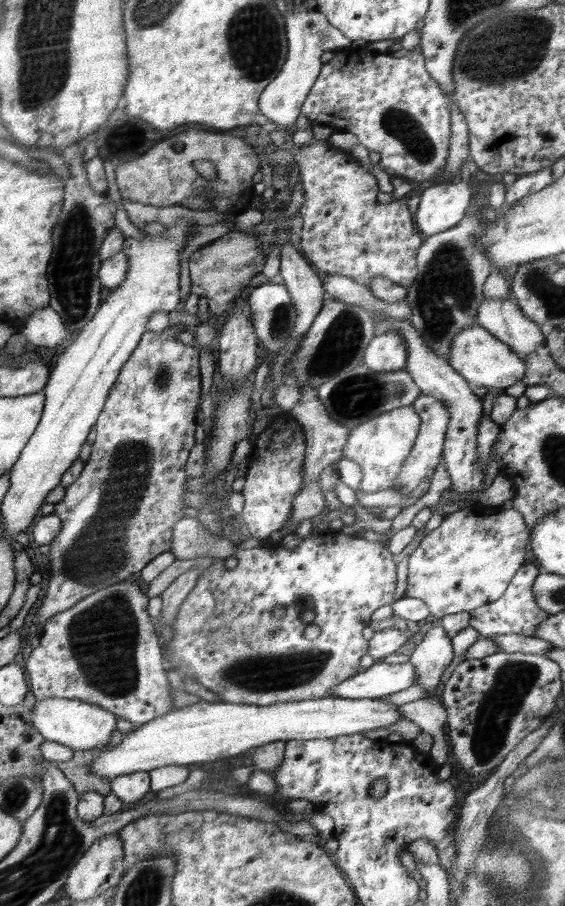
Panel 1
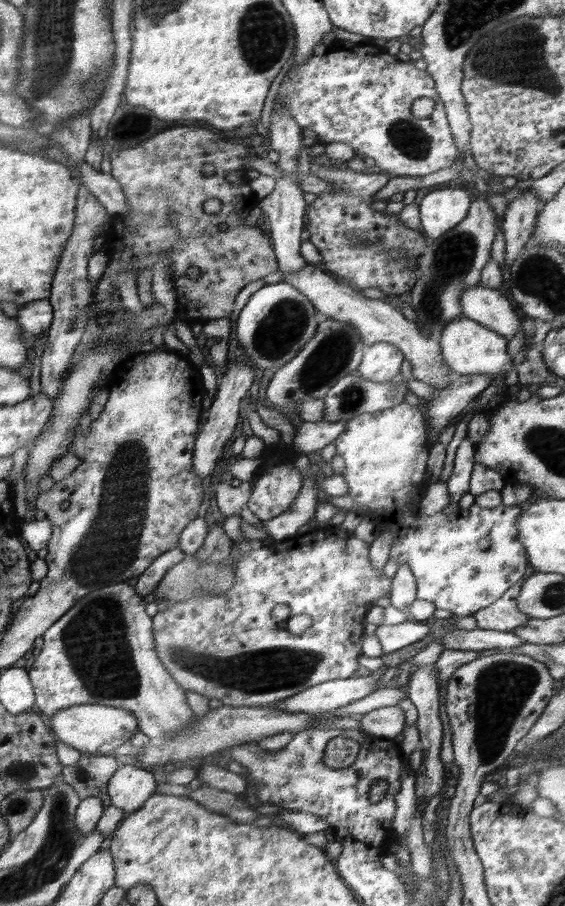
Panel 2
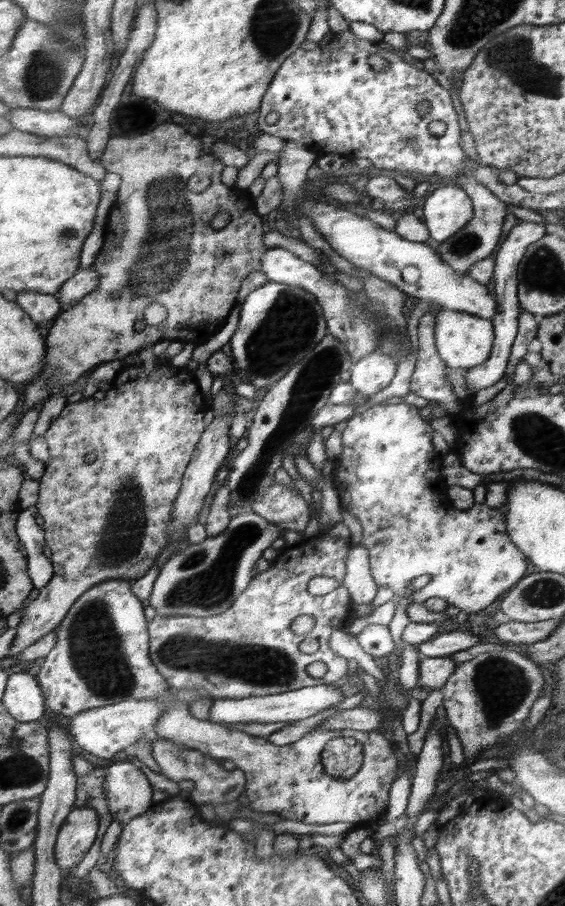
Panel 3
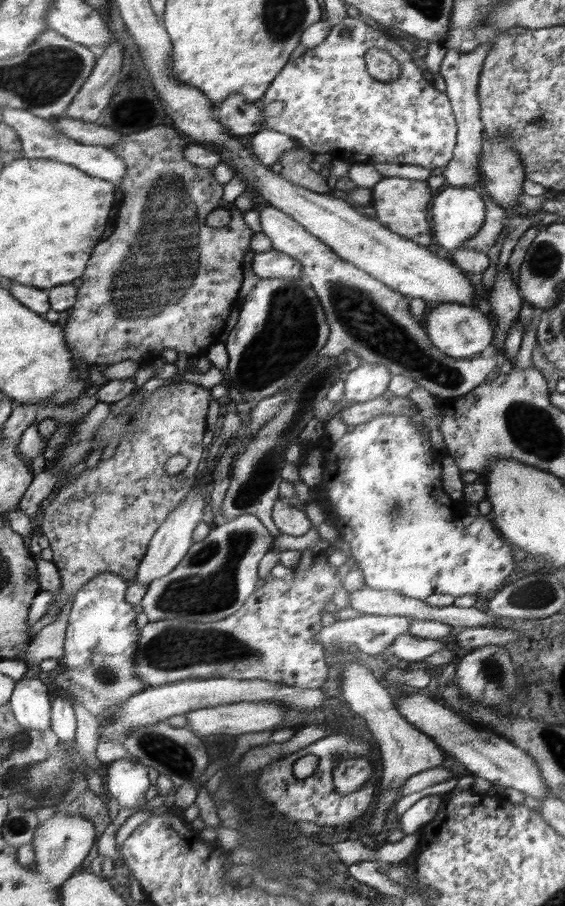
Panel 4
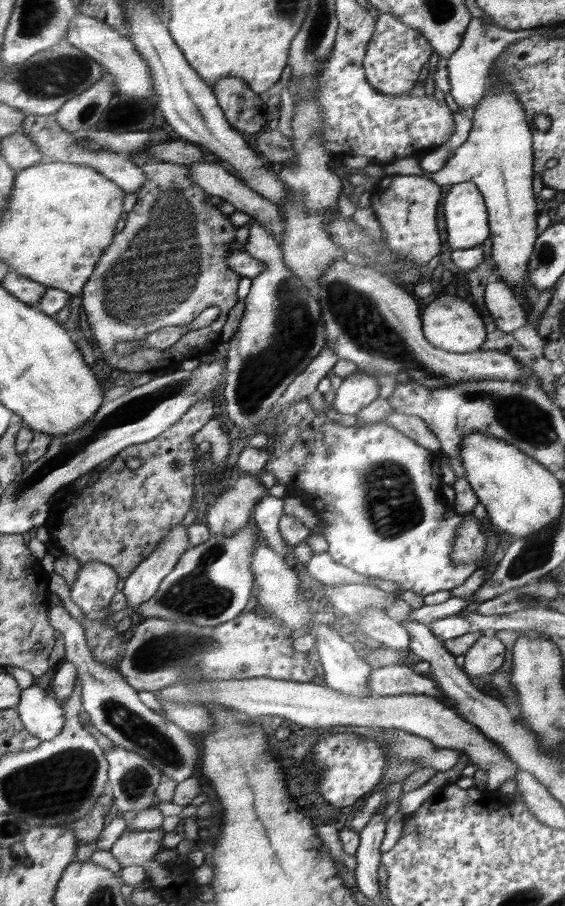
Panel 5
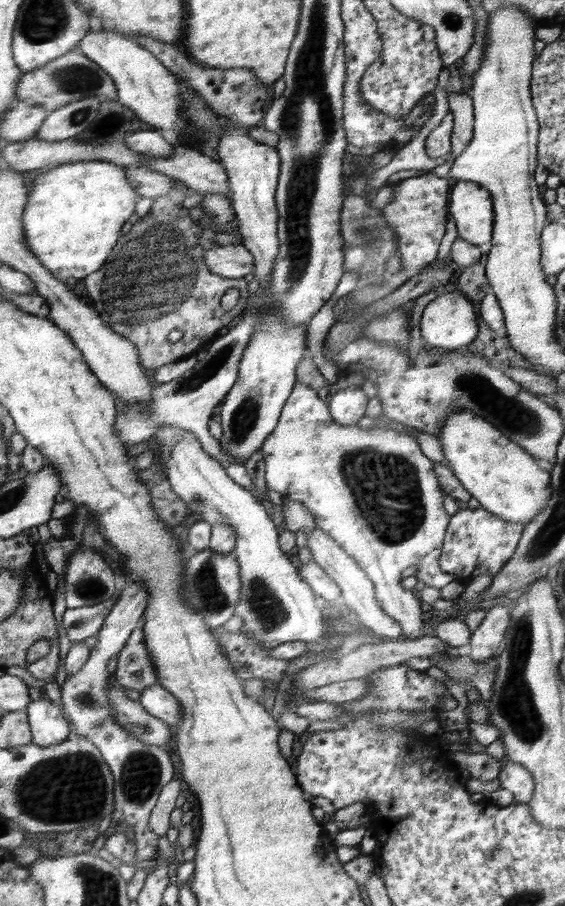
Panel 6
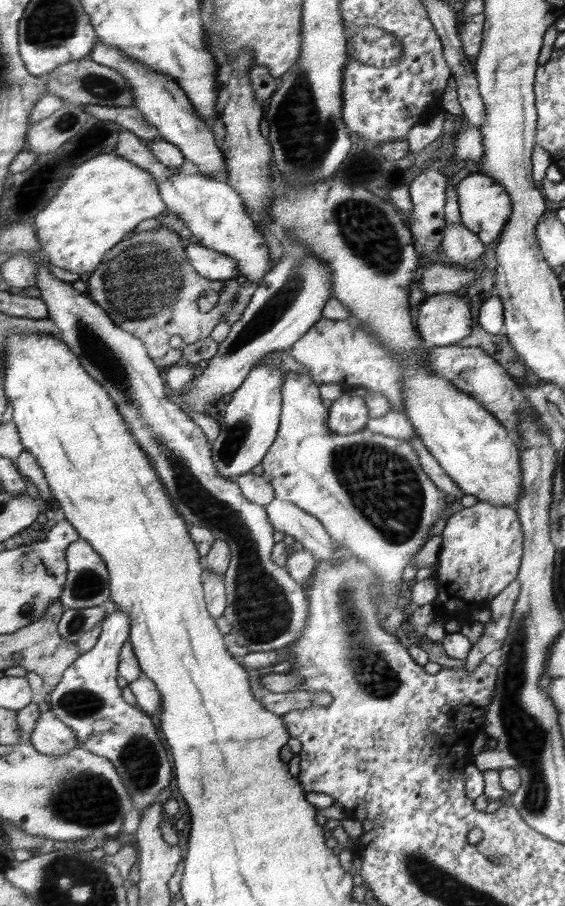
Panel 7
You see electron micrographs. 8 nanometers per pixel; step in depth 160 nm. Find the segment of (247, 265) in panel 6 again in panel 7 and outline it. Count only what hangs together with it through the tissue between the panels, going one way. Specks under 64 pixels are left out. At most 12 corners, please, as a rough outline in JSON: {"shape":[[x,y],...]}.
{"shape":[[202,245],[187,246],[200,276],[226,280],[238,260]]}

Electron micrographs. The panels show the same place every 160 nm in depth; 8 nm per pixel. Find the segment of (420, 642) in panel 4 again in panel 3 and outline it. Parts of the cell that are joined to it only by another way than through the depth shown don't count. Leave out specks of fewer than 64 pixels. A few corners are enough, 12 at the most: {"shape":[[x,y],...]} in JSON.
{"shape":[[457,630],[418,645],[422,658],[448,657],[482,644]]}

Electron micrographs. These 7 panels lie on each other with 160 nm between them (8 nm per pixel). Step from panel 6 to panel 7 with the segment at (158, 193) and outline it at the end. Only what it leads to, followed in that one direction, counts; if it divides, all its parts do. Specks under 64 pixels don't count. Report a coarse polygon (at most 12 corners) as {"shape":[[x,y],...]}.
{"shape":[[186,170],[158,182],[198,245],[258,284],[275,264],[240,195]]}

